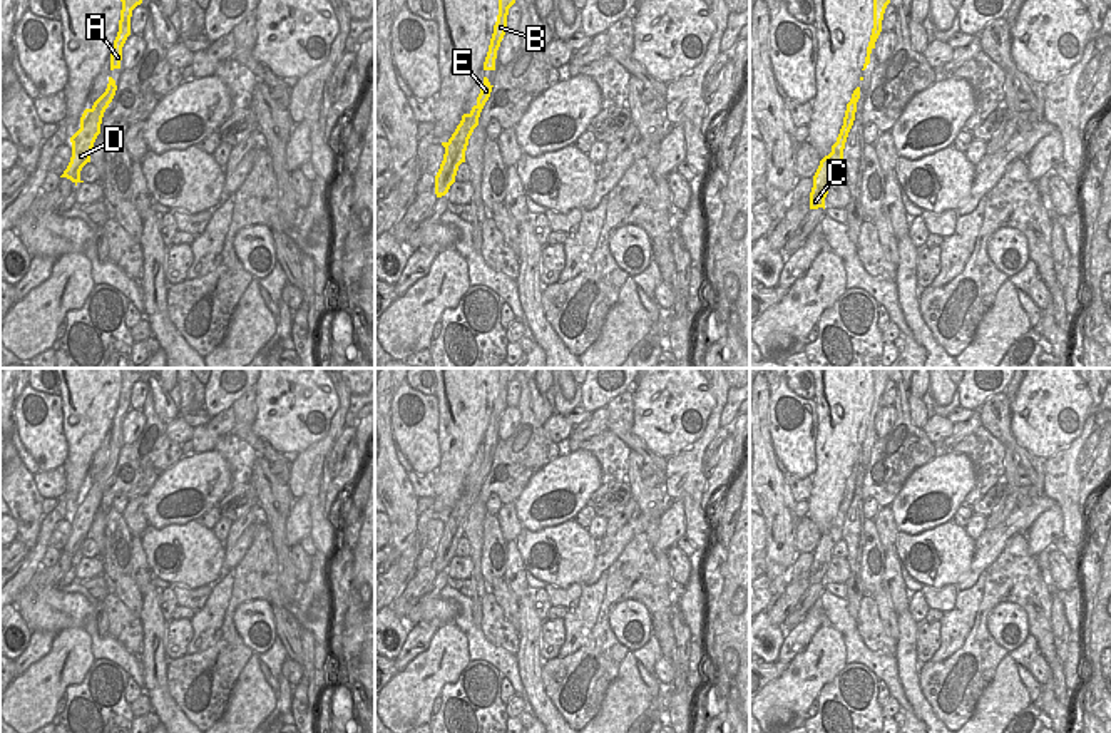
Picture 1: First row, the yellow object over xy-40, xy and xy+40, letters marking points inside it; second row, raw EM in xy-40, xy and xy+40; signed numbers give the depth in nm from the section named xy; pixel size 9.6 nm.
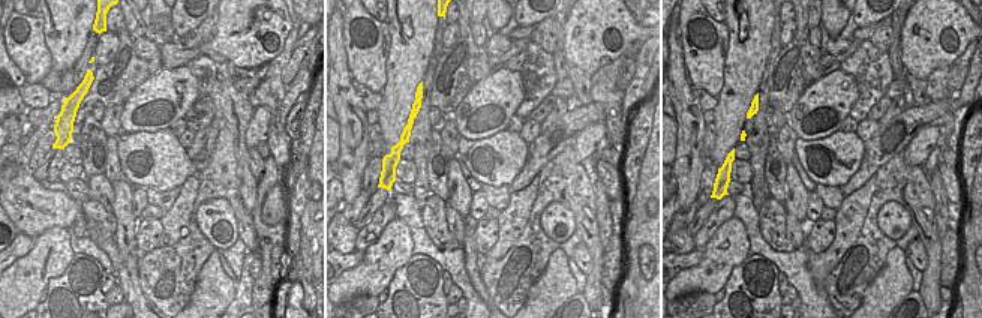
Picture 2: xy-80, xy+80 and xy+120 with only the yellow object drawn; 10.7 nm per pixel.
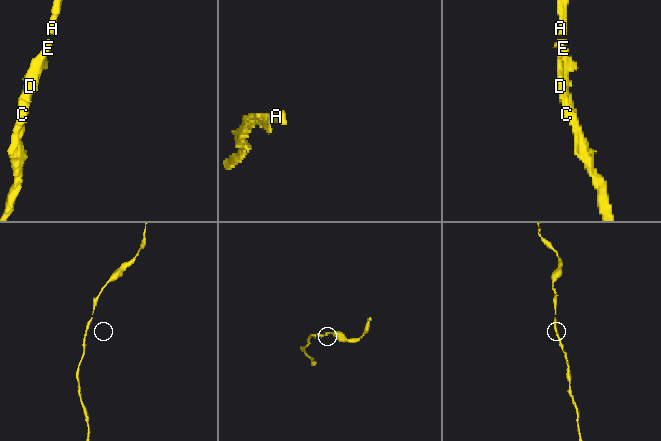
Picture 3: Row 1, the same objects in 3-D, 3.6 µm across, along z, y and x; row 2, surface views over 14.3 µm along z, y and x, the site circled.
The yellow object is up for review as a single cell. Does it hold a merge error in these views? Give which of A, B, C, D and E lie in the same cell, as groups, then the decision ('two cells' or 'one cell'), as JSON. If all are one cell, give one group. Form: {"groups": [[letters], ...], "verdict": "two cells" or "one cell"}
{"groups": [["A", "B", "C", "D", "E"]], "verdict": "one cell"}

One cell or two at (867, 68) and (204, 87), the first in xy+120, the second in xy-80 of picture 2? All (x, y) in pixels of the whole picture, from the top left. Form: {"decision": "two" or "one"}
{"decision": "one"}

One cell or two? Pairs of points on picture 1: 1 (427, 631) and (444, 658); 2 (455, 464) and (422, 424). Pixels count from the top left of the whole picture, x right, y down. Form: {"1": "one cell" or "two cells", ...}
{"1": "two cells", "2": "two cells"}

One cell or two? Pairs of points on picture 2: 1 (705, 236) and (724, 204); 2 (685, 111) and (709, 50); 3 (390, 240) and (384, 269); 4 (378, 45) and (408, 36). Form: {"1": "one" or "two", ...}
{"1": "one", "2": "two", "3": "one", "4": "two"}

